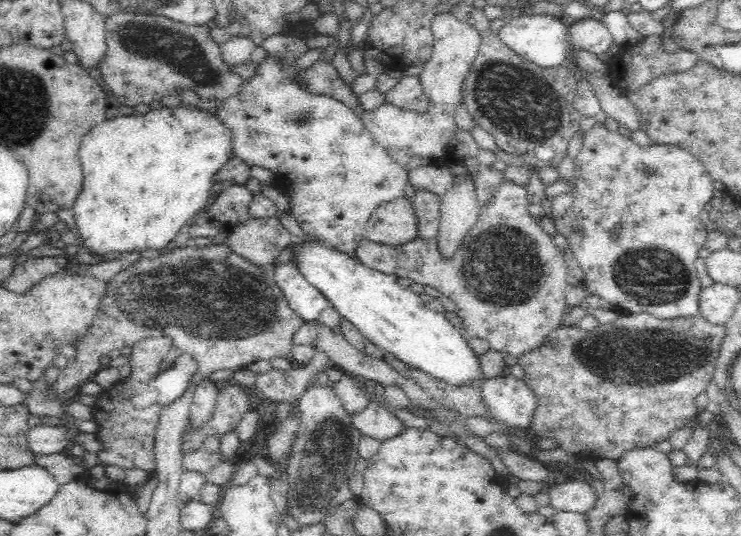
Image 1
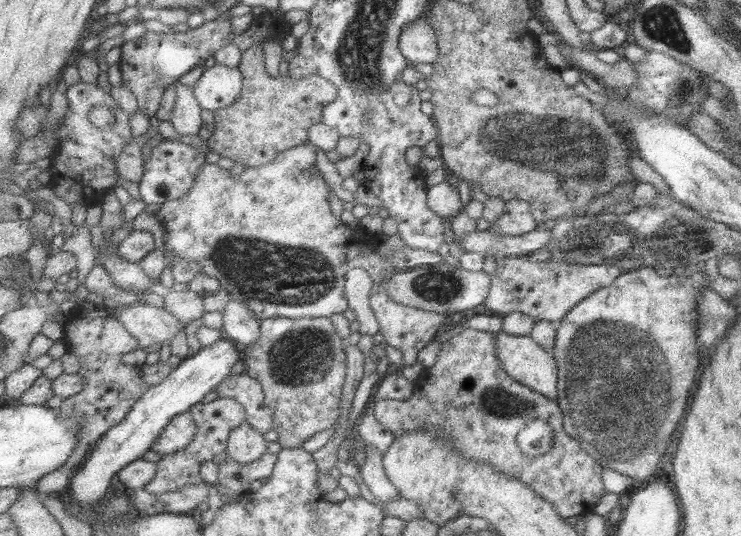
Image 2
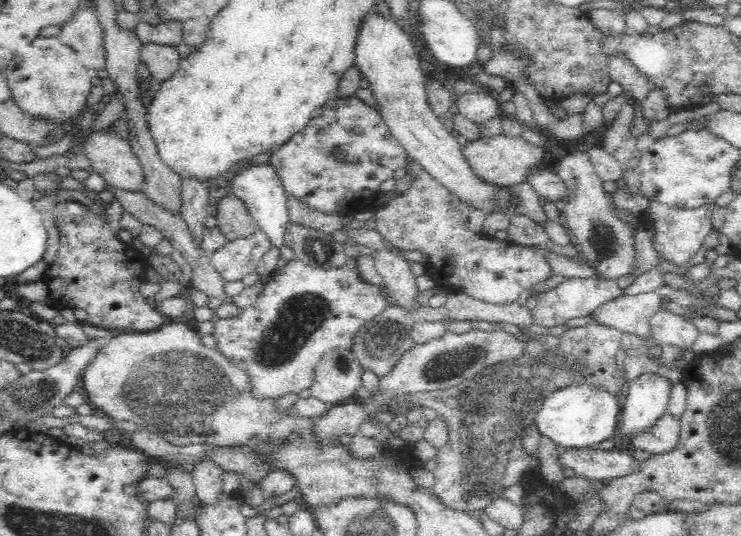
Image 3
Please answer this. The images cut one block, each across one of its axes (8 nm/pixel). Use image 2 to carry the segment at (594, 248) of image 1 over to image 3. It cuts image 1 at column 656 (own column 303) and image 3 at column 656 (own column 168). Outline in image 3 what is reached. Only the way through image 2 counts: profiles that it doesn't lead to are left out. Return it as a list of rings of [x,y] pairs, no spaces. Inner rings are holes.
[[[650,202],[650,208],[646,211],[650,213],[650,224],[653,230],[652,244],[660,257],[684,267],[704,247],[706,236],[712,232],[712,214],[717,207],[712,202],[688,210],[669,207],[660,202]]]

